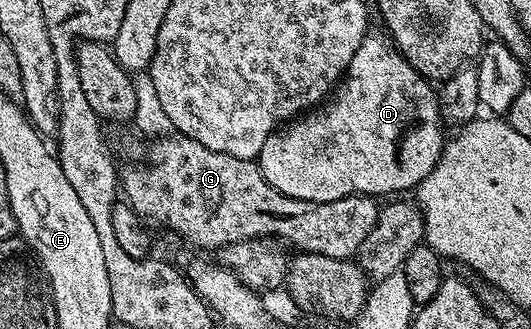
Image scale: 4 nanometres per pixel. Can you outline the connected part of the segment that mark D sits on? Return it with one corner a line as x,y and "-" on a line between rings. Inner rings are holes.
370,30
365,33
359,50
355,50
355,58
351,58
349,68
345,72
343,79
338,83
335,91
328,99
316,105
312,110
298,115
292,122
286,123
280,130
271,133
267,138
267,142
263,142
263,150
259,157
261,173
263,178
267,178
267,182
276,192
281,192
291,198
310,200
311,202
335,202
339,198
347,198
348,196
371,196
374,198
385,196
384,198
389,198
394,194
405,194
408,188
409,191
416,189
417,185
423,182
423,178
427,178
427,174
431,174
431,170
435,170
435,166
441,157
441,150
445,147
447,139
446,133
441,133
443,121
441,119
441,102
438,93
430,81
420,76
408,64
404,56
391,43
390,37
384,31
381,32

